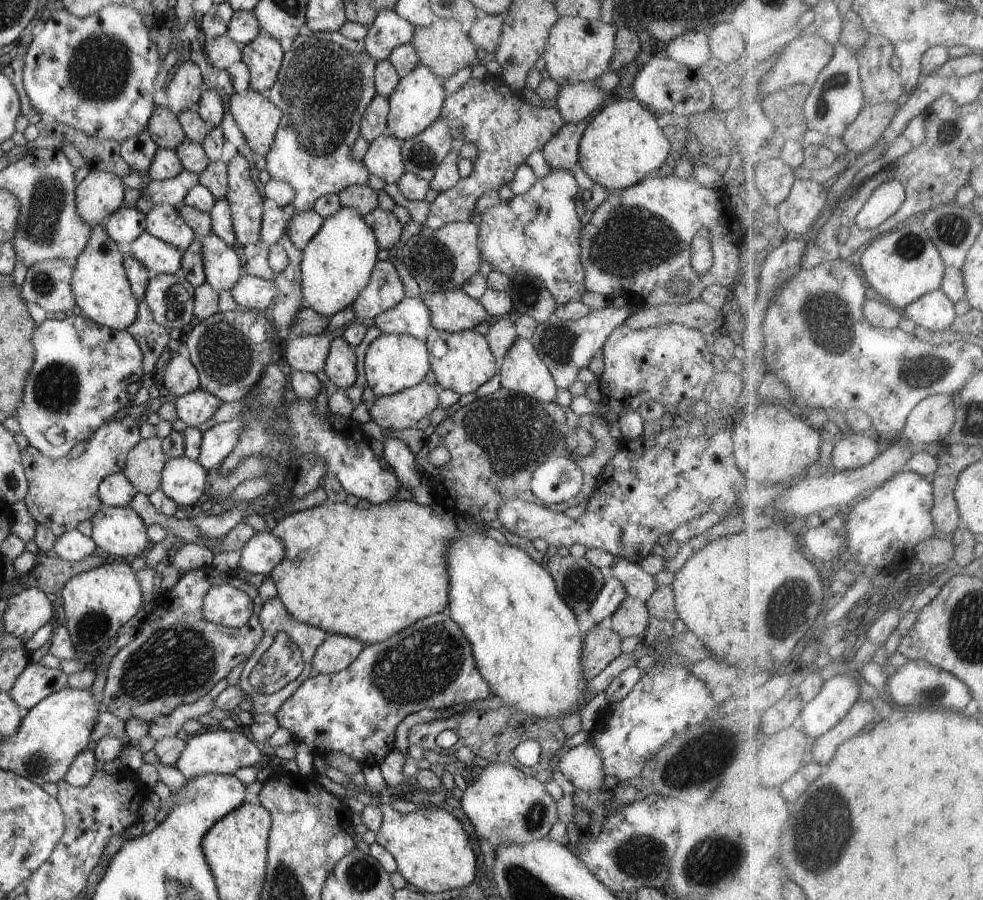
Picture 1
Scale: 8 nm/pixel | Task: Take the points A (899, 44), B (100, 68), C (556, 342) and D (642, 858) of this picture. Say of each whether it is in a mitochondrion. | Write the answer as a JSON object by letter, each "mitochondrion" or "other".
{"A":"other","B":"mitochondrion","C":"mitochondrion","D":"mitochondrion"}

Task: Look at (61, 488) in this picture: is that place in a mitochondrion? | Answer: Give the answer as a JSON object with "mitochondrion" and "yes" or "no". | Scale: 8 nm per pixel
{"mitochondrion":"yes"}

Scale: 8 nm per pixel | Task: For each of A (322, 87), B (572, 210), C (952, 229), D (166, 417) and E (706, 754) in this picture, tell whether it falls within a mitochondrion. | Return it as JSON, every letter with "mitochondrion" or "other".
{"A":"mitochondrion","B":"other","C":"mitochondrion","D":"other","E":"mitochondrion"}

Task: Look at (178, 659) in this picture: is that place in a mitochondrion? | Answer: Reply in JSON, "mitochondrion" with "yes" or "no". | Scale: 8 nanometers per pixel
{"mitochondrion":"yes"}

